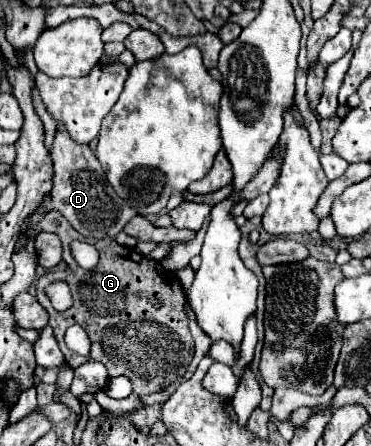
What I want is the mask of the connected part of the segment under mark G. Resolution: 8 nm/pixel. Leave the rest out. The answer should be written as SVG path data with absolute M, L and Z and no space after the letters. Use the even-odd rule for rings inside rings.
M49 213L37 223L35 231L49 231L55 233L61 239L63 245L63 261L67 265L65 271L55 273L53 277L41 277L35 281L37 289L37 301L47 309L49 313L49 325L55 331L55 337L59 341L59 347L65 355L65 361L77 369L79 365L95 359L101 361L109 375L123 375L133 383L135 395L149 395L163 391L171 383L183 379L187 373L187 367L193 359L195 347L193 337L189 333L189 315L185 311L185 291L177 279L177 275L165 267L161 267L157 261L143 257L135 249L119 245L115 239L91 239L77 233L61 215ZM73 239L87 241L99 251L99 265L91 271L81 269L69 251L69 243ZM55 281L67 281L71 295L73 295L73 307L69 311L55 311L51 307L51 301L43 293L43 287ZM73 323L79 323L85 327L89 341L91 341L91 353L89 357L81 357L67 349L63 335L67 327Z

